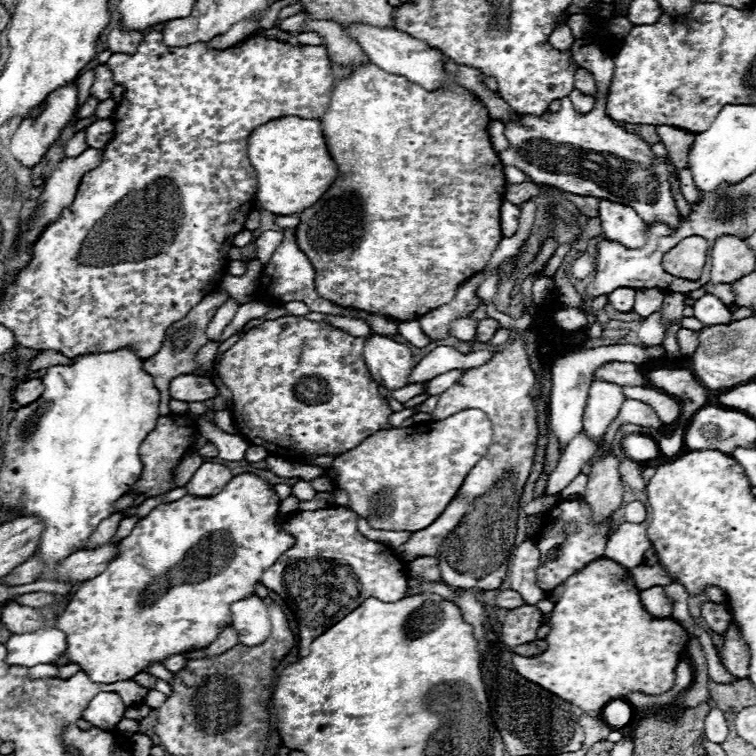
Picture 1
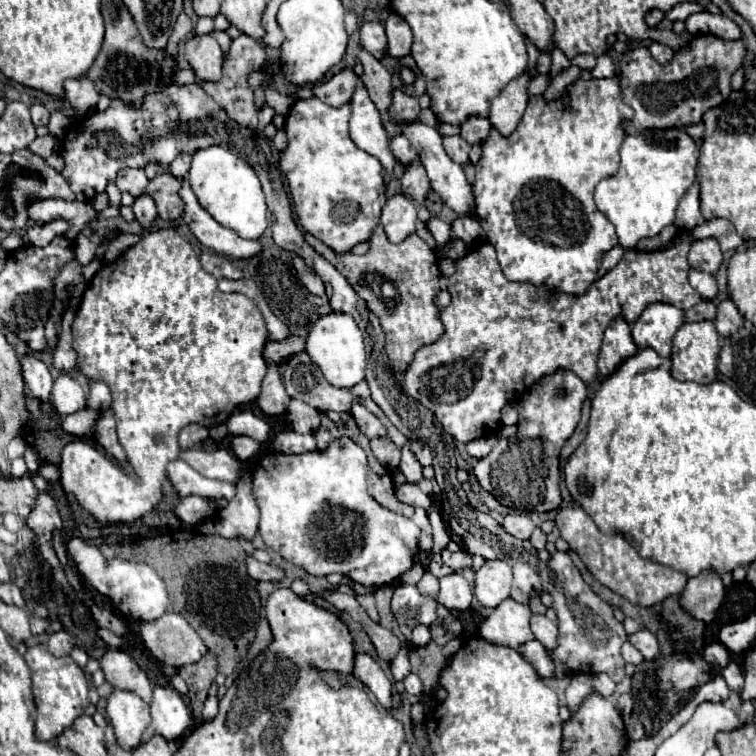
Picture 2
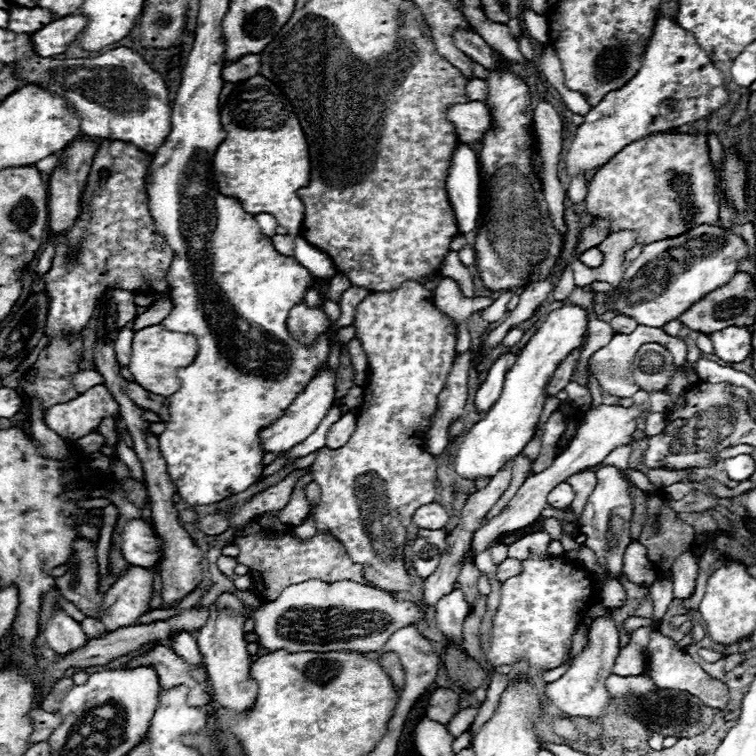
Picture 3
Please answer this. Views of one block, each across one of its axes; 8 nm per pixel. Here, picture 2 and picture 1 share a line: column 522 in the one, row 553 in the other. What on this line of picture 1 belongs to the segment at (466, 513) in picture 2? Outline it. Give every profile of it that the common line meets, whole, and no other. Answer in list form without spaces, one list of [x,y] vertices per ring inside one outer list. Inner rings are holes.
[[[584,498],[578,500],[562,500],[548,512],[546,524],[538,534],[538,550],[540,550],[540,566],[536,570],[536,582],[542,590],[554,590],[562,584],[570,574],[578,572],[588,562],[600,558],[604,554],[606,542],[610,538],[612,518],[604,520],[602,524],[592,524],[592,510]]]

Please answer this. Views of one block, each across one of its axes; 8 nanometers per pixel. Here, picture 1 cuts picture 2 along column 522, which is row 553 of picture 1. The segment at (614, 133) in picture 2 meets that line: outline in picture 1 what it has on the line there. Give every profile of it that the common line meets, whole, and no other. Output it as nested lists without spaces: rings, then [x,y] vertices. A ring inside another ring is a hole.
[[[240,474],[240,476],[234,476],[220,494],[216,496],[182,496],[180,500],[176,502],[170,502],[170,504],[160,504],[156,506],[146,518],[138,520],[138,524],[134,526],[134,530],[120,542],[120,548],[116,552],[116,556],[112,556],[112,560],[108,562],[106,570],[102,574],[98,574],[96,578],[92,580],[86,580],[86,582],[80,582],[78,588],[76,588],[76,594],[74,598],[70,600],[68,608],[56,618],[56,628],[62,630],[66,634],[66,640],[68,640],[68,648],[66,652],[54,662],[56,666],[66,666],[66,664],[78,664],[80,670],[84,674],[88,674],[88,678],[92,682],[118,682],[122,678],[134,678],[138,672],[144,672],[152,662],[164,662],[168,656],[172,654],[184,654],[192,648],[206,648],[208,644],[212,644],[218,634],[228,628],[232,624],[232,618],[230,618],[230,604],[236,602],[236,600],[242,600],[242,598],[248,598],[254,594],[254,588],[256,584],[262,582],[262,574],[264,570],[268,570],[278,558],[280,554],[284,554],[288,548],[294,546],[294,536],[288,534],[282,526],[282,522],[276,522],[276,516],[278,516],[278,506],[280,506],[280,498],[276,496],[276,492],[272,490],[272,486],[268,484],[266,478],[262,476],[256,476],[256,474]]]

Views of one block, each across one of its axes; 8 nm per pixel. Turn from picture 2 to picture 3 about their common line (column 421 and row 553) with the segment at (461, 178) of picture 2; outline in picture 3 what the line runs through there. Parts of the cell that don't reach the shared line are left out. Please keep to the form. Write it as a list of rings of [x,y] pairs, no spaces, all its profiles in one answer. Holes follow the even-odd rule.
[[[140,518],[126,522],[120,534],[120,548],[122,556],[134,566],[150,568],[160,560],[160,542],[154,528]]]

